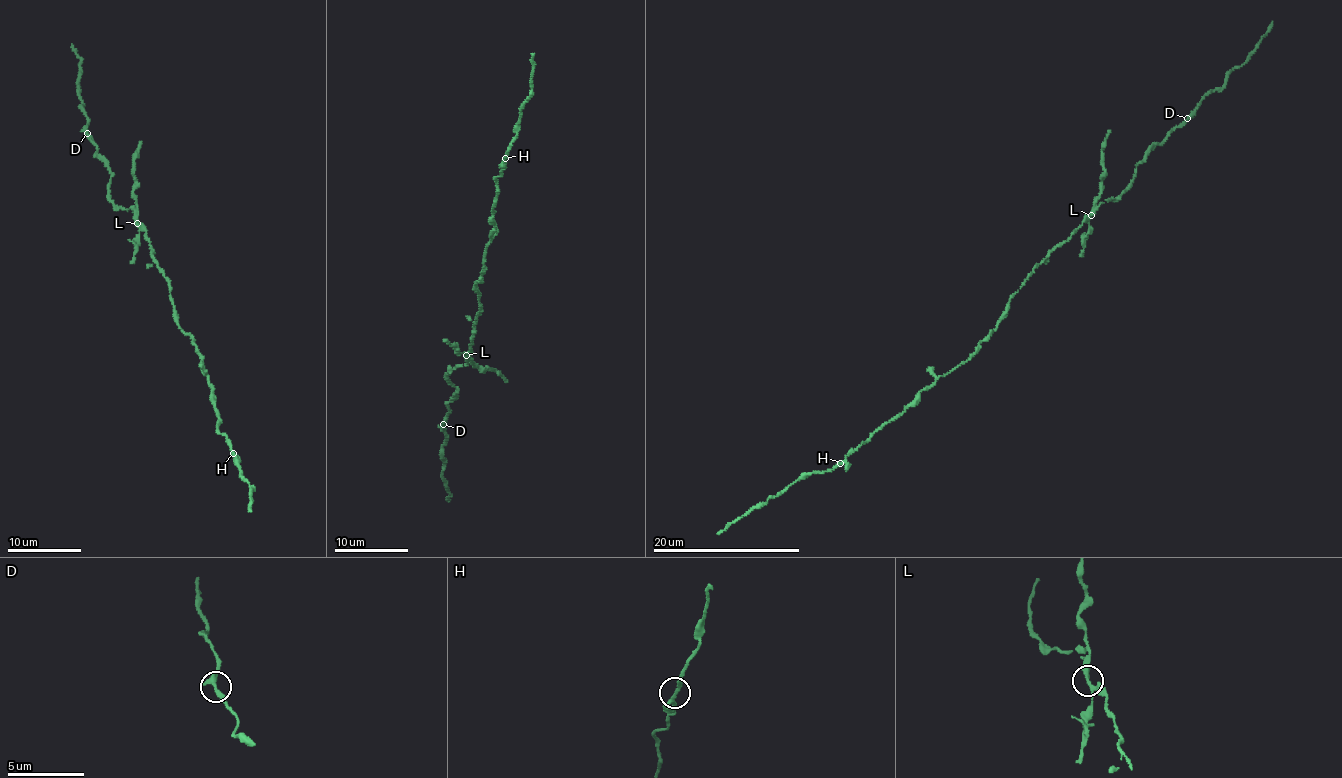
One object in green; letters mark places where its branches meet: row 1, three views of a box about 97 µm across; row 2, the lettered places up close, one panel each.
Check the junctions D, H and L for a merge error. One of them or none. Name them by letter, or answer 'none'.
L

